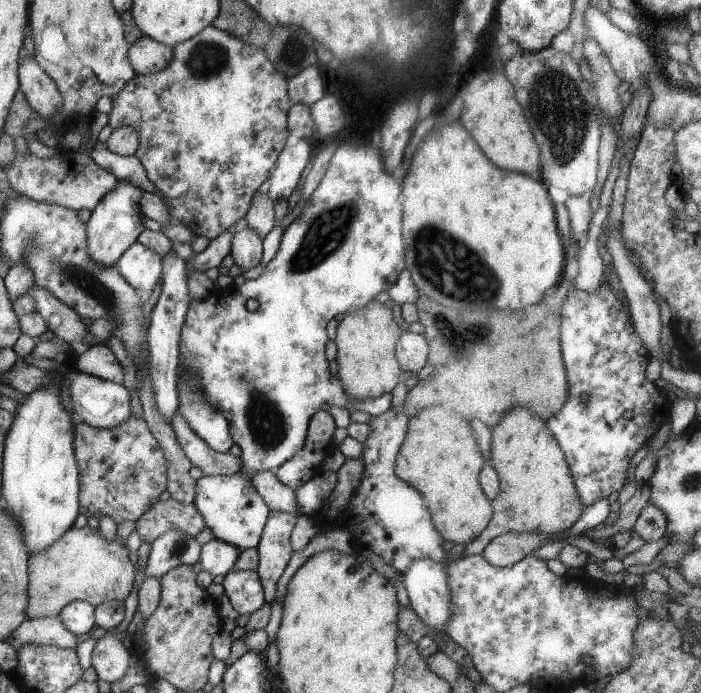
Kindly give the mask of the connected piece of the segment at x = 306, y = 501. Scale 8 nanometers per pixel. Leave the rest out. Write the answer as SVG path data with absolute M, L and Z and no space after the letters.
M323 471L312 476L311 480L308 480L305 484L293 489L299 514L310 516L315 512L320 512L326 498L331 494L336 480L336 473Z

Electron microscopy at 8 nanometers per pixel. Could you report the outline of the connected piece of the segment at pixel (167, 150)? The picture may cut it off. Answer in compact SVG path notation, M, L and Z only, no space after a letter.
M207 25L199 31L199 34L179 42L172 48L171 60L163 70L153 74L135 75L119 92L116 92L115 98L110 100L111 110L108 113L107 125L111 130L115 130L119 126L129 126L136 131L139 146L137 146L137 152L134 155L145 169L147 178L163 195L163 204L169 212L169 218L174 222L182 223L189 230L194 231L196 235L203 235L210 241L217 234L225 232L229 226L244 218L254 193L260 187L265 187L265 180L274 167L277 155L286 144L288 135L286 116L291 104L289 96L287 96L287 81L288 79L279 70L275 70L275 66L267 60L263 50L243 42L243 38L235 38L235 34L227 34L225 30L217 30L217 28Z

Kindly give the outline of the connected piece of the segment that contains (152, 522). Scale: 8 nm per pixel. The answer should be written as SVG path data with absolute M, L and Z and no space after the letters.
M171 497L153 503L134 522L134 531L137 532L141 544L151 544L155 538L167 530L181 530L193 536L199 546L207 544L214 538L211 530L207 528L199 511L191 504L183 504Z

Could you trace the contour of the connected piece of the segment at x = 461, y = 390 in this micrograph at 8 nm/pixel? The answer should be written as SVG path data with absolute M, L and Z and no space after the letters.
M556 284L557 290L551 295L543 296L539 298L539 302L535 306L527 306L525 310L519 310L519 312L507 312L507 310L481 310L481 312L461 312L461 310L455 310L453 308L441 306L437 302L433 302L418 292L417 300L414 305L418 316L418 323L423 326L423 338L427 340L428 353L427 362L433 366L433 373L431 373L425 380L418 380L417 383L407 390L405 400L403 403L403 414L407 417L415 416L421 408L427 408L427 406L437 406L437 404L443 404L444 407L449 410L453 415L463 417L465 420L479 420L481 424L485 424L487 428L493 428L495 422L499 422L499 418L511 408L511 406L527 406L537 418L541 418L543 422L546 422L547 418L551 418L555 412L559 412L563 406L563 402L567 400L567 383L566 372L563 366L561 348L559 346L559 315L561 312L561 301L564 297L567 286L561 288L560 284Z

